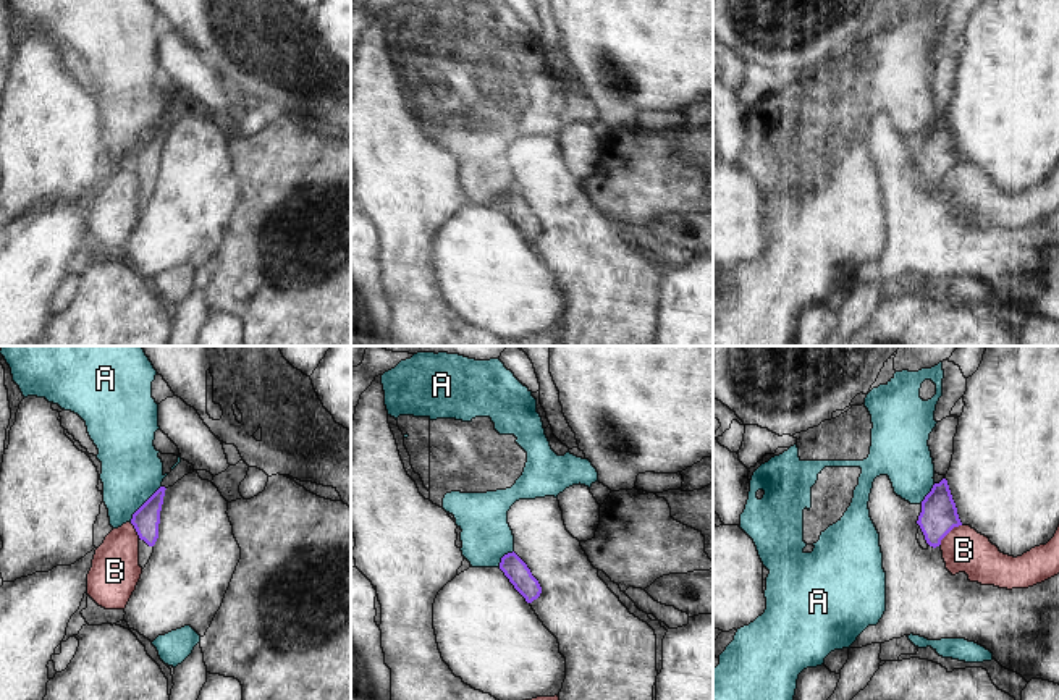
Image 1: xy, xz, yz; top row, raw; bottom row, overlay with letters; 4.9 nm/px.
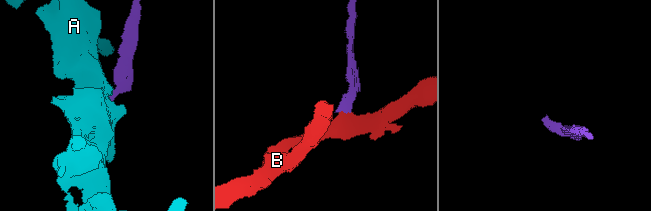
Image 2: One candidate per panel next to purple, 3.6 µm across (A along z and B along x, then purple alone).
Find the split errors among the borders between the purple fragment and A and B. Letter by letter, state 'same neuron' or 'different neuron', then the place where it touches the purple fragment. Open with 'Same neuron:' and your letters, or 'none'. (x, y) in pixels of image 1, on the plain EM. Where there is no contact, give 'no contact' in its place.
Same neuron: none
A: different neuron; contact xy (144, 141)
B: different neuron; contact yz (949, 168)

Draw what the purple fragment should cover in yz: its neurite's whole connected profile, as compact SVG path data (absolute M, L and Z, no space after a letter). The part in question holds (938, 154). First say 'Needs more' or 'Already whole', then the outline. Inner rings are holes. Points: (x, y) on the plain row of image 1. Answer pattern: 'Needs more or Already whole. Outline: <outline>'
Needs more. Outline: M946 116L935 121L922 139L917 162L920 163L917 178L923 188L939 184L954 165L962 163Z

